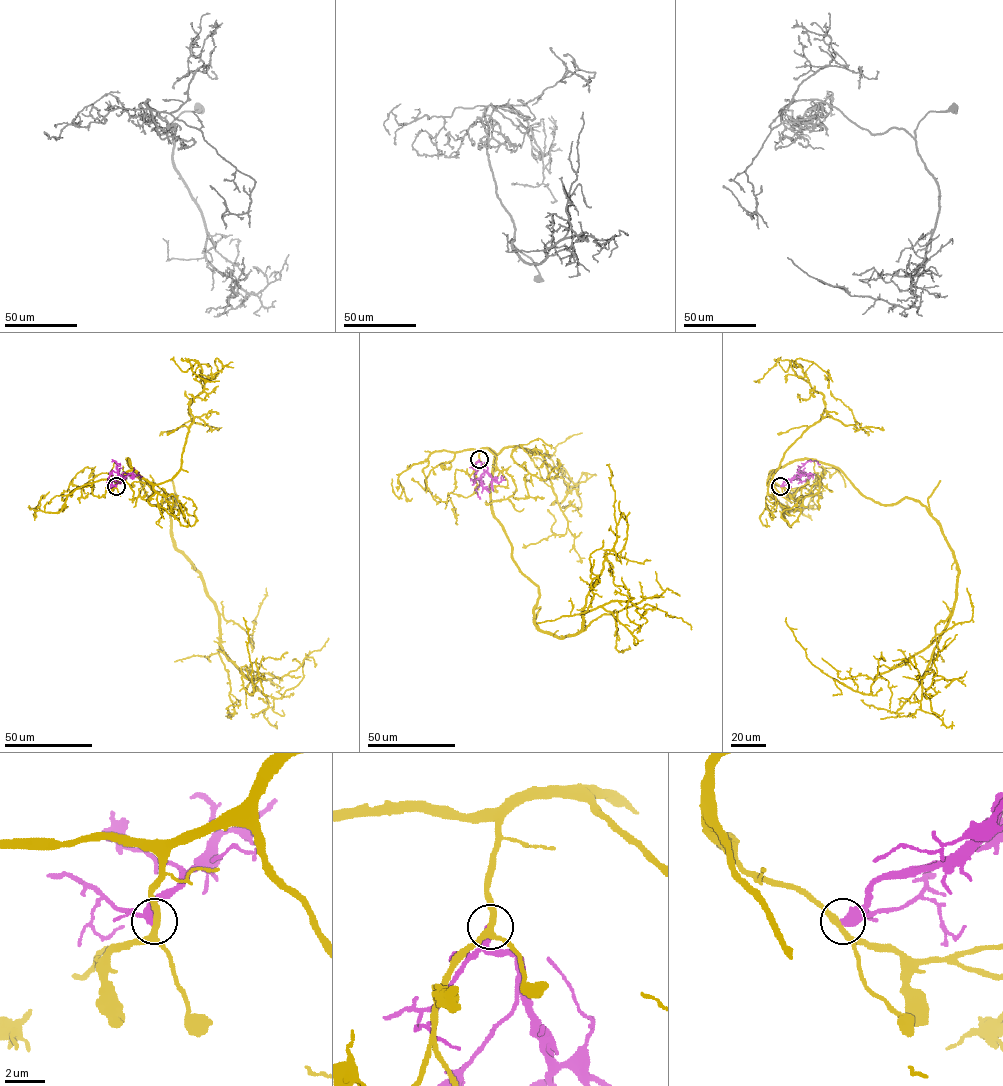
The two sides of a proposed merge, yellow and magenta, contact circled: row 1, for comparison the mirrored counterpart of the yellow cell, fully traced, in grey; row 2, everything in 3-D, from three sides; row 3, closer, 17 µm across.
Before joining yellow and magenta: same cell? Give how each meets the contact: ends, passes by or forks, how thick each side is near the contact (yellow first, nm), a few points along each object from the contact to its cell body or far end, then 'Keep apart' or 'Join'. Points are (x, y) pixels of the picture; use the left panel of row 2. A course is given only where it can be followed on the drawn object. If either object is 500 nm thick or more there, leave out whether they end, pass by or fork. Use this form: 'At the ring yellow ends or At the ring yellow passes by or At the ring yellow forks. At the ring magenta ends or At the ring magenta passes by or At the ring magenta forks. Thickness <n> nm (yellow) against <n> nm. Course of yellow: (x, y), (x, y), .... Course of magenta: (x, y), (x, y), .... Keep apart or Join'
Thickness 280 nm (yellow) against 500 nm. Course of yellow: (116, 486), (127, 459), (150, 504), (174, 498), (174, 546), (252, 694), (243, 617). Course of magenta: (116, 486), (121, 478), (113, 461), (117, 464). Keep apart

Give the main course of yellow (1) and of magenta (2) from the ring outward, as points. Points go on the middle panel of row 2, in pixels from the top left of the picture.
1: (479, 459), (494, 452), (492, 512), (537, 586), (534, 622), (560, 638), (581, 629), (616, 540), (606, 465)
2: (479, 459), (484, 472), (476, 491), (480, 499)

